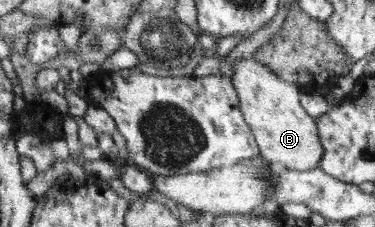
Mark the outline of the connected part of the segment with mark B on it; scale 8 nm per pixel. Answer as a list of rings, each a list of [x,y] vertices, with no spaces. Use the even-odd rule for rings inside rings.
[[[254,56],[249,59],[240,59],[233,66],[233,70],[232,82],[236,85],[240,97],[240,108],[260,145],[260,155],[270,163],[276,163],[291,170],[309,171],[319,167],[324,156],[324,145],[316,118],[311,117],[299,101],[300,89],[293,82],[279,77],[268,65],[258,62]]]

